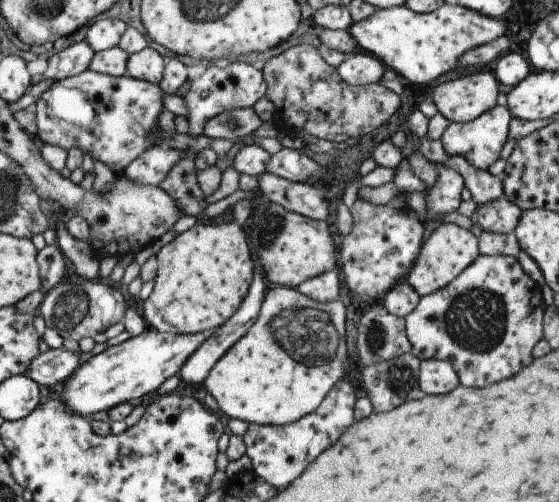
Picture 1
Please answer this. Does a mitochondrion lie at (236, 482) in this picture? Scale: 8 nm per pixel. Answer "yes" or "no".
no

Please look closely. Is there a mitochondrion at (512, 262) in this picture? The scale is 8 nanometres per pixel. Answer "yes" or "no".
no

